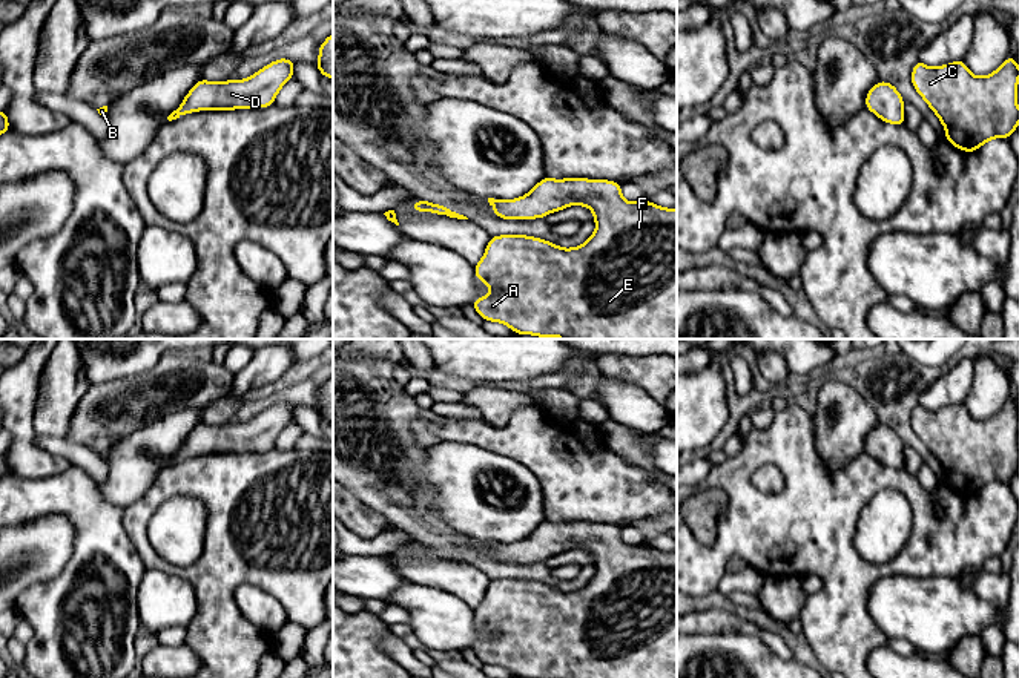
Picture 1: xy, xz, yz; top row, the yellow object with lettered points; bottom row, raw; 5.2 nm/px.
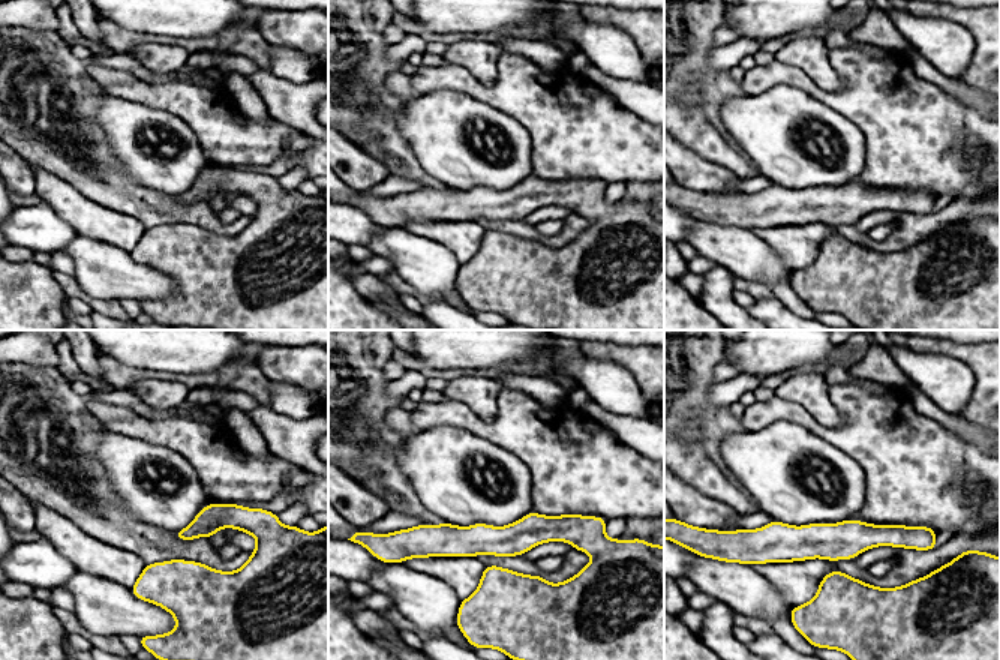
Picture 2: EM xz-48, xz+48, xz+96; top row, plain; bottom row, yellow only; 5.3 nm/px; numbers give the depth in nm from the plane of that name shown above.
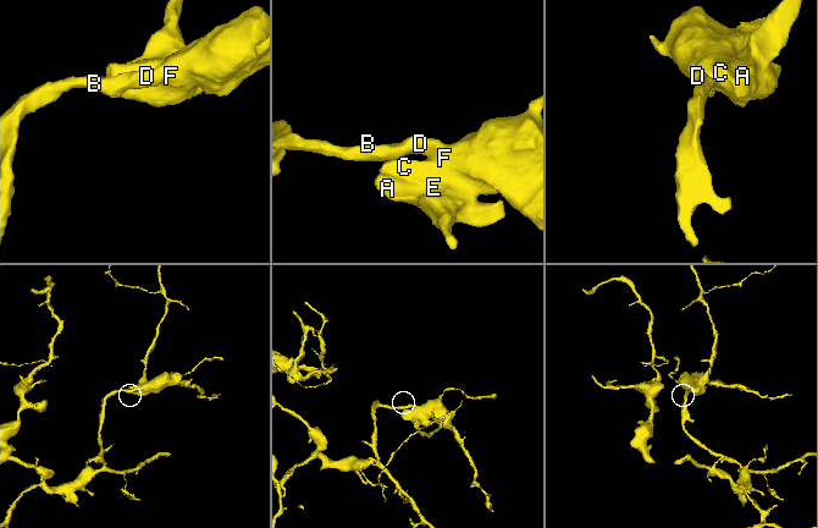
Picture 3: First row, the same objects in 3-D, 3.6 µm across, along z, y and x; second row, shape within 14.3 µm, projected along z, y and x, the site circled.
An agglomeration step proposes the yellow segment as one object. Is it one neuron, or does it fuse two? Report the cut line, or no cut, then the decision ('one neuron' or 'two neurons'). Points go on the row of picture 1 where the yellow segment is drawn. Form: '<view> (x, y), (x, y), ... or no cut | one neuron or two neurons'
no cut | one neuron

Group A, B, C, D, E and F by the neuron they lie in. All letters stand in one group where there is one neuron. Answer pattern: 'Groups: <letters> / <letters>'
Groups: A B C D E F

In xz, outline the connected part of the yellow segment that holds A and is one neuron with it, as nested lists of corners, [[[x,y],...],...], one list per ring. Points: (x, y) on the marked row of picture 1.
[[[548,176],[520,198],[488,198],[488,202],[502,219],[545,218],[577,204],[592,210],[597,229],[585,244],[572,248],[528,235],[491,236],[482,259],[474,265],[476,278],[493,288],[471,304],[483,321],[500,322],[516,334],[537,337],[677,339],[677,209],[643,199],[629,202],[622,196],[622,184],[609,179]]]

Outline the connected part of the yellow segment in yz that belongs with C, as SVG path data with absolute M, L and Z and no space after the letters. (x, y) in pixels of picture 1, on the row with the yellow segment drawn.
M1011 55L1004 60L999 69L985 77L973 75L964 60L938 67L930 67L918 60L910 80L919 97L942 123L947 141L962 152L978 152L982 144L993 138L1008 140L1017 129L1019 66Z

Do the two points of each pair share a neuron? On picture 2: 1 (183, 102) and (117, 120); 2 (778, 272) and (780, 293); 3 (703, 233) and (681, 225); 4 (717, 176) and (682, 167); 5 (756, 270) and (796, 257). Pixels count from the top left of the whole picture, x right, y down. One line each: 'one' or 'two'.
1: two
2: two
3: two
4: one
5: two

